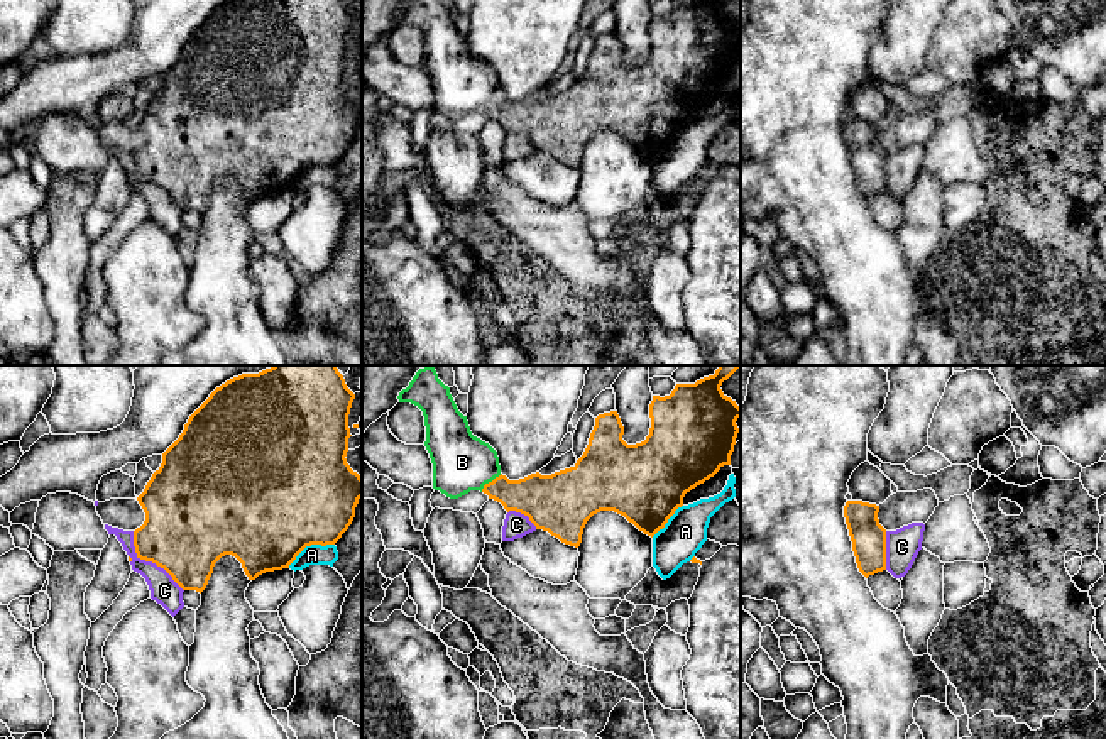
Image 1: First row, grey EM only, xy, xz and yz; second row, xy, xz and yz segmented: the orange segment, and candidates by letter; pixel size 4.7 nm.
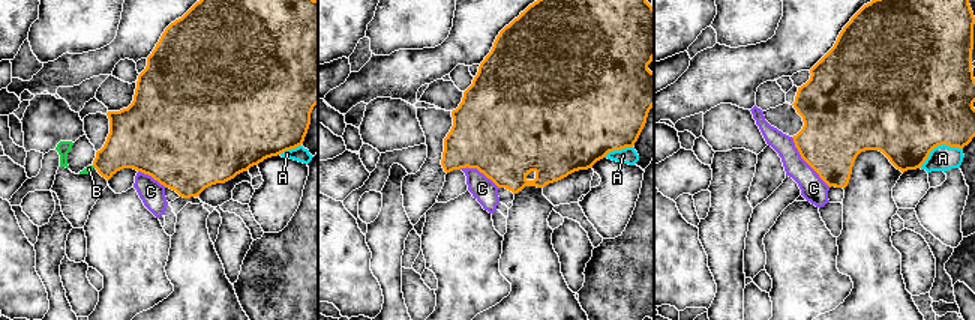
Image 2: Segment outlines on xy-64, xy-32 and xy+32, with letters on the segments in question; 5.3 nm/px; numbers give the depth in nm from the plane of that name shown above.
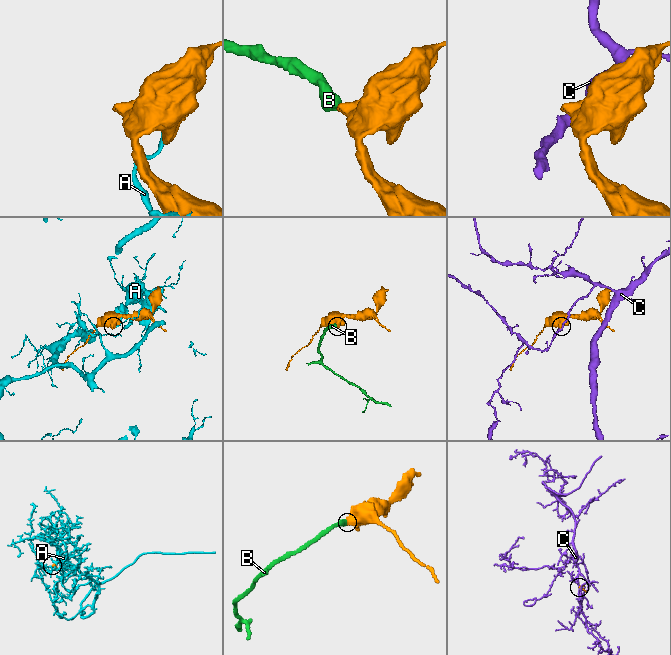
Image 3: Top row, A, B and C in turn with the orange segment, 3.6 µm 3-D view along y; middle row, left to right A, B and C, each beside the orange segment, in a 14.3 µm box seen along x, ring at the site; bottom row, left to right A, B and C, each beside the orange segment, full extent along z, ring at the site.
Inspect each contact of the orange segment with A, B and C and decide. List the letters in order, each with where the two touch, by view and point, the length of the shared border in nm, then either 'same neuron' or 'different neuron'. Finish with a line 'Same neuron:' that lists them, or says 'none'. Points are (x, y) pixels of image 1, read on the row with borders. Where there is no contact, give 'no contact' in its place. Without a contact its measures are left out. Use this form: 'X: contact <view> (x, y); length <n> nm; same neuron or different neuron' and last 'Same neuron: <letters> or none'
A: contact xy (310, 545); length 260 nm; different neuron
B: contact xz (489, 482); length 130 nm; same neuron
C: contact xy (149, 560); length 380 nm; different neuron
Same neuron: B

